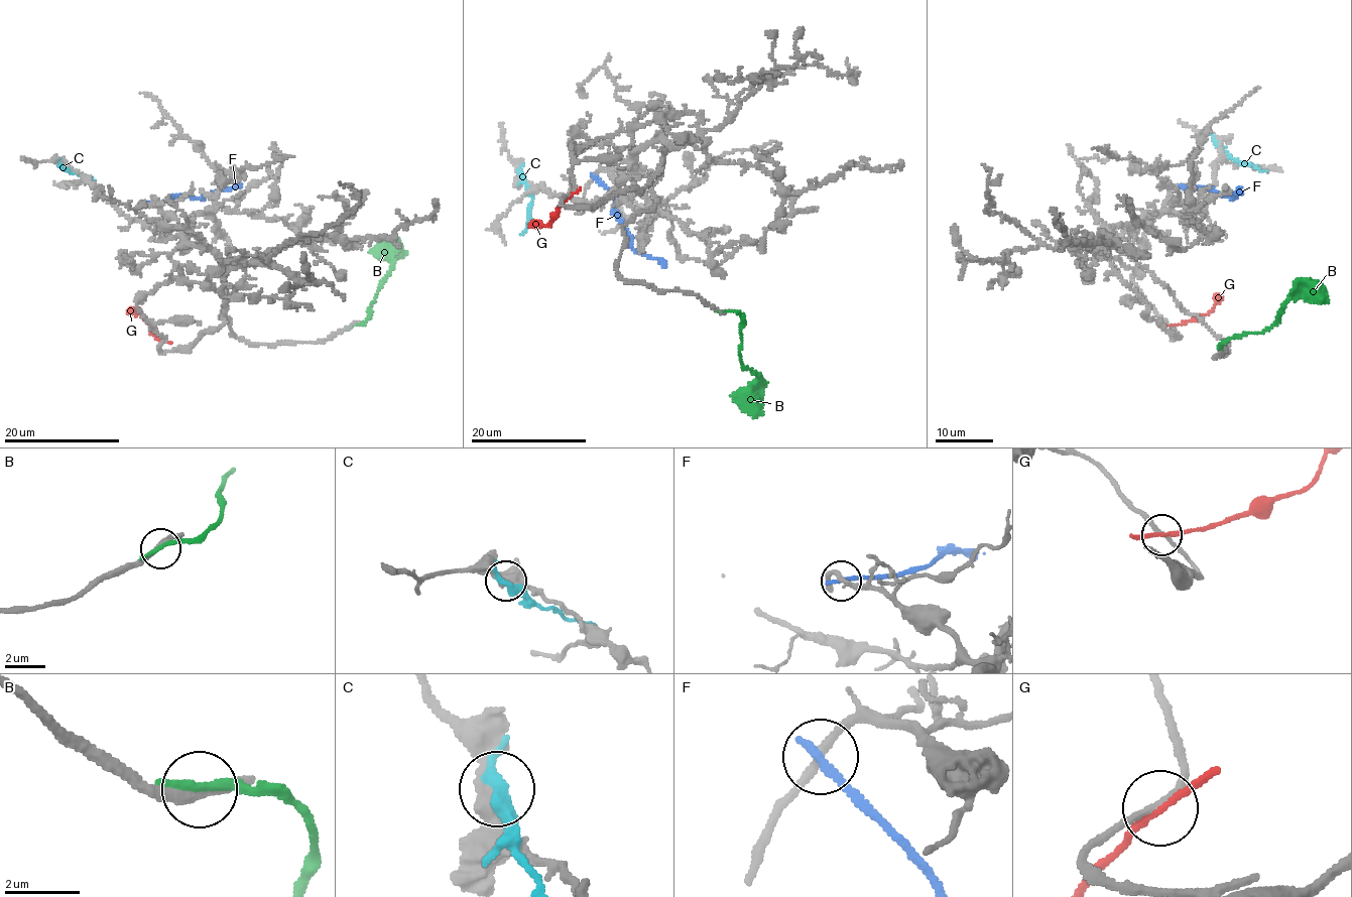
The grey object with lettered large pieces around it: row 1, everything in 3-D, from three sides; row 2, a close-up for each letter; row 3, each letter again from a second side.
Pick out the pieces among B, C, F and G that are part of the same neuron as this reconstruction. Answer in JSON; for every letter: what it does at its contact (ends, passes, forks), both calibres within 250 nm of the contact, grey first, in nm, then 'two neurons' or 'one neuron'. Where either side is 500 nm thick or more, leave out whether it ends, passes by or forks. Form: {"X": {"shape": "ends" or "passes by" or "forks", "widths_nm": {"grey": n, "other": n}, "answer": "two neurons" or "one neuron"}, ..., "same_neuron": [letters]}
{"B": {"shape": "ends", "widths_nm": {"grey": 240, "other": 280}, "answer": "two neurons"}, "C": {"shape": "passes by", "widths_nm": {"grey": 320, "other": 340}, "answer": "two neurons"}, "F": {"shape": "ends", "widths_nm": {"grey": 200, "other": 280}, "answer": "two neurons"}, "G": {"shape": "passes by", "widths_nm": {"grey": 180, "other": 180}, "answer": "two neurons"}, "same_neuron": []}

